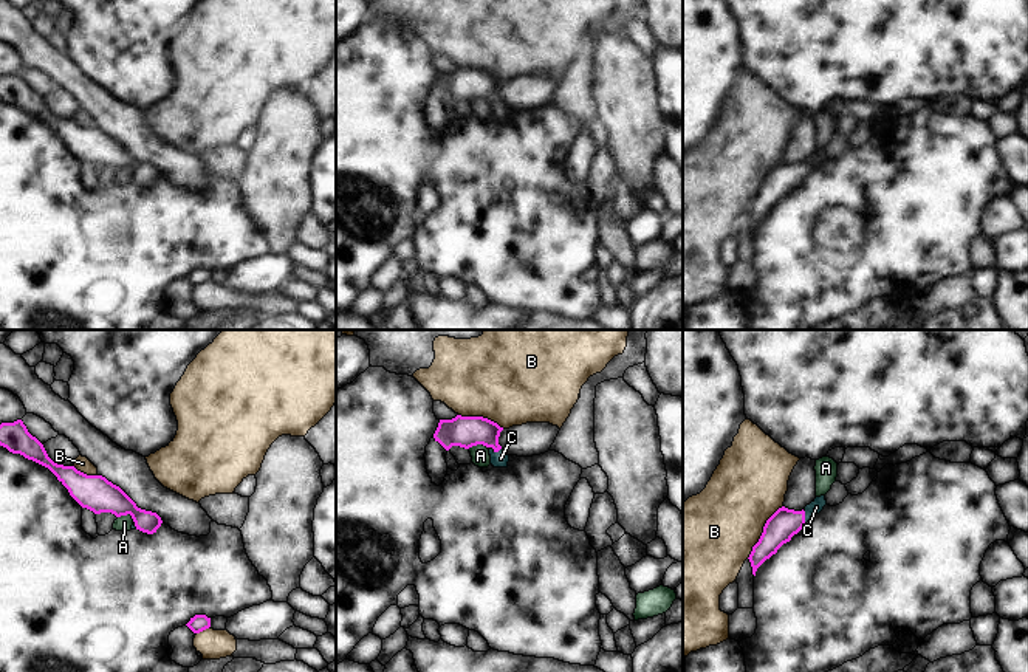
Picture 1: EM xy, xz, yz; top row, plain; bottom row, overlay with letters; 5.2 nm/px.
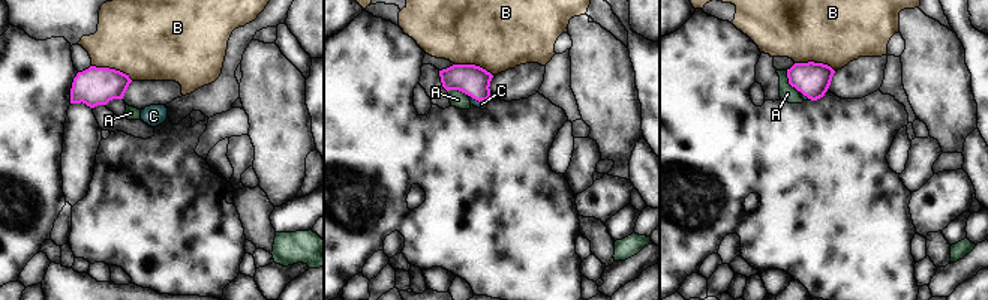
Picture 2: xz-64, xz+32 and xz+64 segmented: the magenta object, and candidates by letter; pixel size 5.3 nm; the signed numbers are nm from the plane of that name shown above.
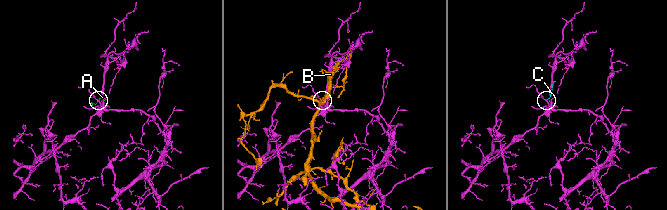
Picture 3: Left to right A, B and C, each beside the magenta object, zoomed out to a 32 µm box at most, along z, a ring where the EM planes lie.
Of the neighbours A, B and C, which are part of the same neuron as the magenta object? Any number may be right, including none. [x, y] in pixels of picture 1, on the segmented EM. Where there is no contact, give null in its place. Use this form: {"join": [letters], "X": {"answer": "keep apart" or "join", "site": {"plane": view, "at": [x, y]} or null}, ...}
{"join": ["C"], "A": {"answer": "keep apart", "site": {"plane": "xy", "at": [127, 513]}}, "B": {"answer": "keep apart", "site": {"plane": "yz", "at": [764, 531]}}, "C": {"answer": "join", "site": {"plane": "yz", "at": [804, 516]}}}

